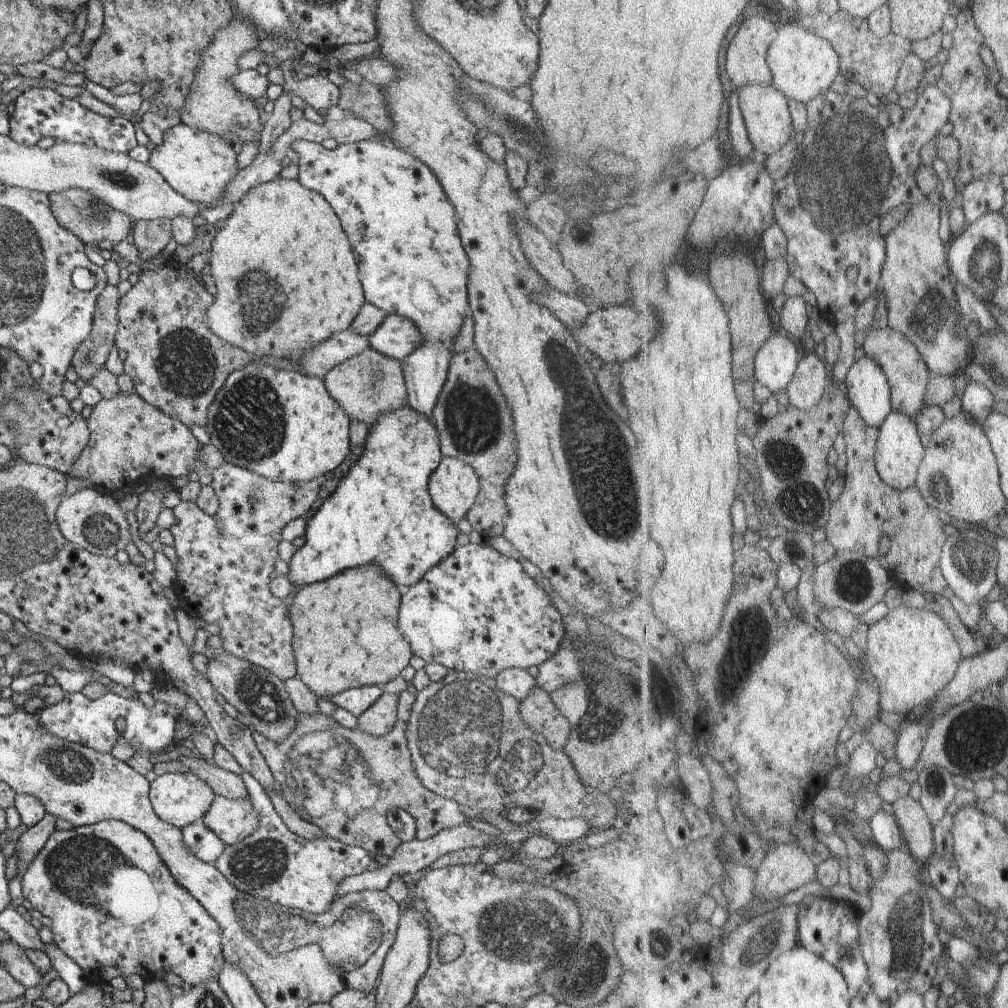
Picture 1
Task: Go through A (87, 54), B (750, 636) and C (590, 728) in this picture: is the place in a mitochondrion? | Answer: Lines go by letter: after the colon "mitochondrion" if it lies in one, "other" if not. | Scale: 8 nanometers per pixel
A: other
B: mitochondrion
C: mitochondrion

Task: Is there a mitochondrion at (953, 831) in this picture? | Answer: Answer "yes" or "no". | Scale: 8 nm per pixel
no

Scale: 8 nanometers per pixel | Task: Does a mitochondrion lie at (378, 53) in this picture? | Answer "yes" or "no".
no

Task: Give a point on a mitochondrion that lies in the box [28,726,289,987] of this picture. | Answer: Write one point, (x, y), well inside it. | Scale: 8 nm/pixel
(87, 870)

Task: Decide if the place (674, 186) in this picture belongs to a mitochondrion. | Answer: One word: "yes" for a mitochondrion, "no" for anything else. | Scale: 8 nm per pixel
no

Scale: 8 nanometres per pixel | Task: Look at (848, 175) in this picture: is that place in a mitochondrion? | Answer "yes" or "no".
yes

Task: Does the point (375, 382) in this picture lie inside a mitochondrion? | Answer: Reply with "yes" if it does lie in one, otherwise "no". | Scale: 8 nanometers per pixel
yes

